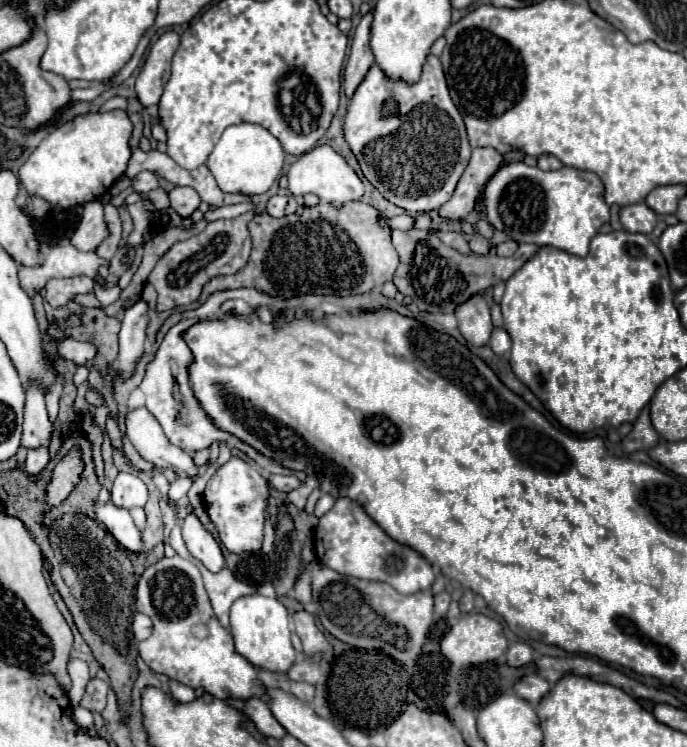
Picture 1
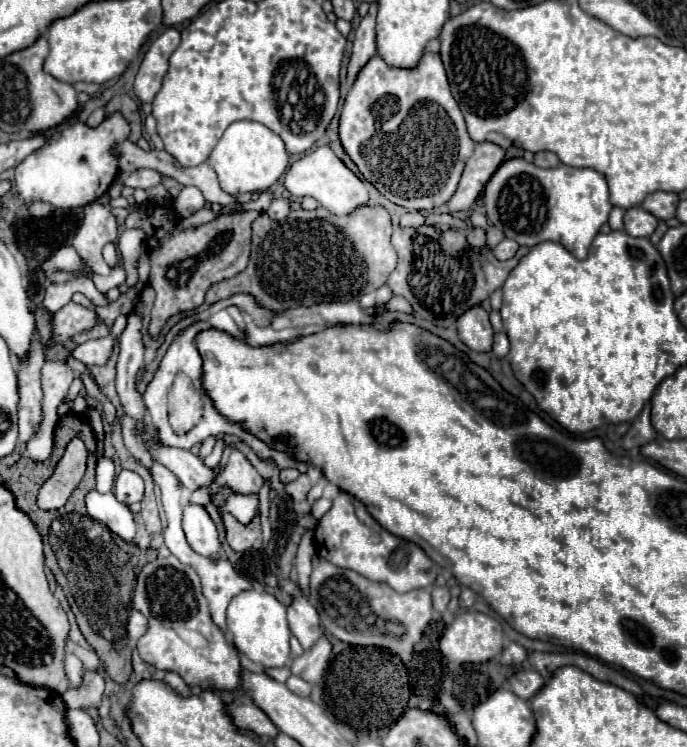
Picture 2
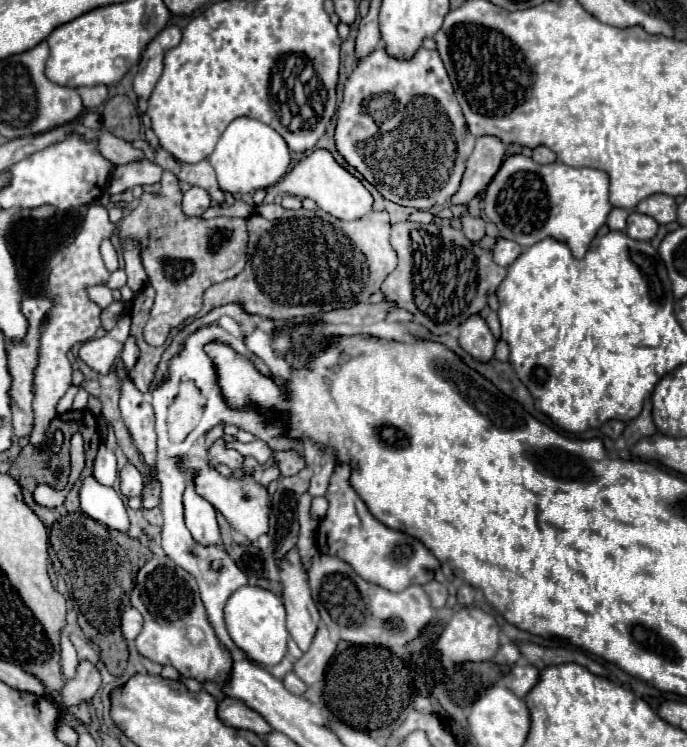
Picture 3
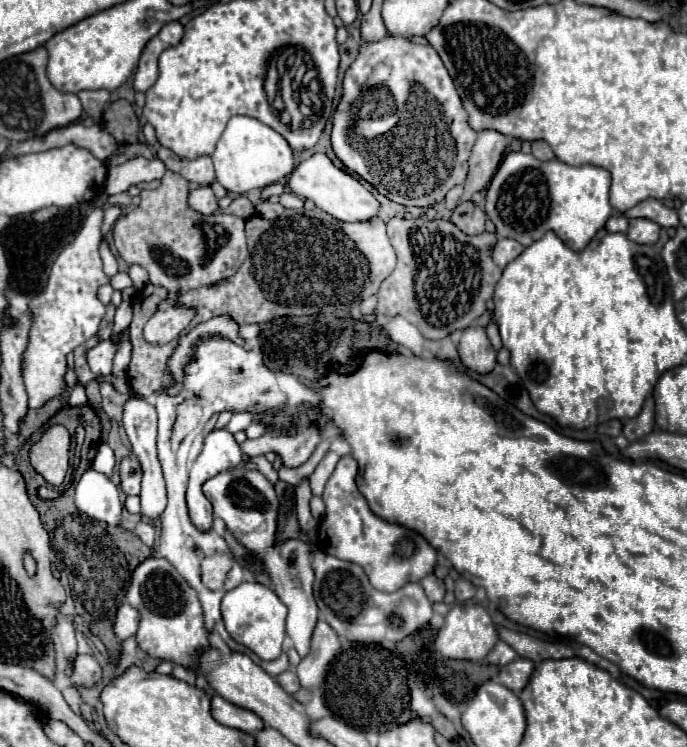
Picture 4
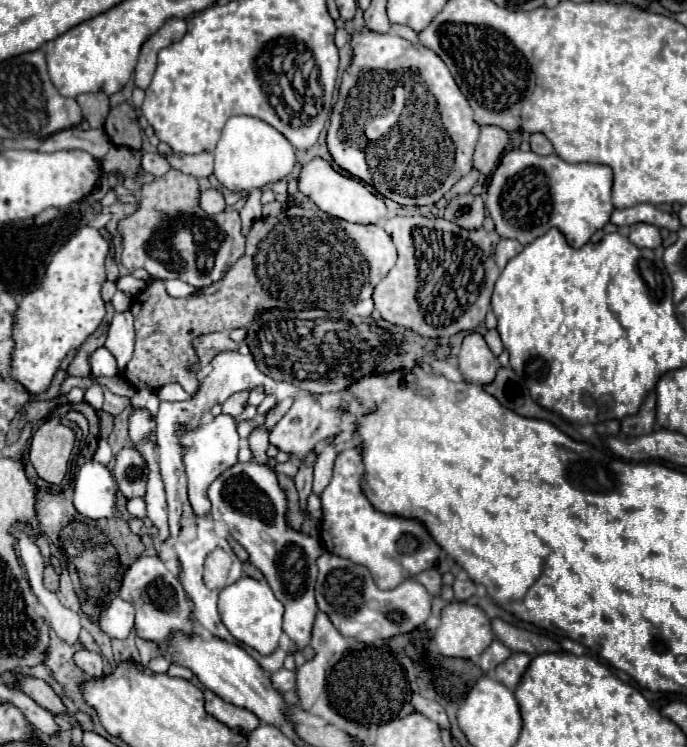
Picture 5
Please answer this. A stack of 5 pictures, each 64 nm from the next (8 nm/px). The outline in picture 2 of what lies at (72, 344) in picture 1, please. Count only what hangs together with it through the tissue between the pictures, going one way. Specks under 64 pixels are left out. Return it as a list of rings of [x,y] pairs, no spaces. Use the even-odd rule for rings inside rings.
[[[124,314],[118,316],[116,324],[112,326],[110,334],[106,338],[98,338],[98,340],[88,340],[80,346],[76,346],[72,350],[72,356],[78,358],[80,362],[84,362],[86,366],[104,366],[108,362],[108,358],[112,356],[112,348],[114,344],[120,340],[120,334],[126,328],[126,318]]]

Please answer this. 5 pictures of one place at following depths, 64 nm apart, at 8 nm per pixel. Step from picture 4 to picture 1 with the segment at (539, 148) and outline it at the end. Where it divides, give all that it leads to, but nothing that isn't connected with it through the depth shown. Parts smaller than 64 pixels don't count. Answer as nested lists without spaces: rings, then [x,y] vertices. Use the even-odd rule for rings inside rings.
[[[542,154],[542,156],[538,156],[538,168],[540,170],[556,170],[556,168],[562,168],[562,162],[552,154]]]

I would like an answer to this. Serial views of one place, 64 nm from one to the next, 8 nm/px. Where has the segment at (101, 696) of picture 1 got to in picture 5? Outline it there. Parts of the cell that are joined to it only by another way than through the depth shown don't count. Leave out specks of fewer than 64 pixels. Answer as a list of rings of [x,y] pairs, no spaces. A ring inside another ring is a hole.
[[[80,648],[78,652],[74,652],[74,662],[90,678],[96,678],[96,676],[102,674],[102,656],[98,652]]]

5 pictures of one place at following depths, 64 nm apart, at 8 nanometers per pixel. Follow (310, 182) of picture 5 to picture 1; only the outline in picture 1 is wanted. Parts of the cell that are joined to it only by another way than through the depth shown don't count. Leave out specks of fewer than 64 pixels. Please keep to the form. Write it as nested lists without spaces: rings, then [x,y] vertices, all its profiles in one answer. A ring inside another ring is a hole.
[[[316,146],[310,152],[302,154],[288,170],[288,190],[294,196],[304,196],[304,194],[316,194],[322,202],[328,202],[336,208],[340,208],[346,202],[360,200],[364,194],[364,184],[356,176],[356,172],[346,164],[346,160],[336,154],[330,146]]]

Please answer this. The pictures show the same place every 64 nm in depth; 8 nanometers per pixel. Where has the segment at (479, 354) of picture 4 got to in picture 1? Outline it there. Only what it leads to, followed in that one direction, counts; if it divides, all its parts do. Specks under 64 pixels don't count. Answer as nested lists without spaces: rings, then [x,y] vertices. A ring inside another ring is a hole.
[[[472,296],[472,300],[464,302],[456,310],[458,330],[460,334],[474,346],[486,346],[492,334],[492,322],[490,322],[490,310],[482,296]]]

